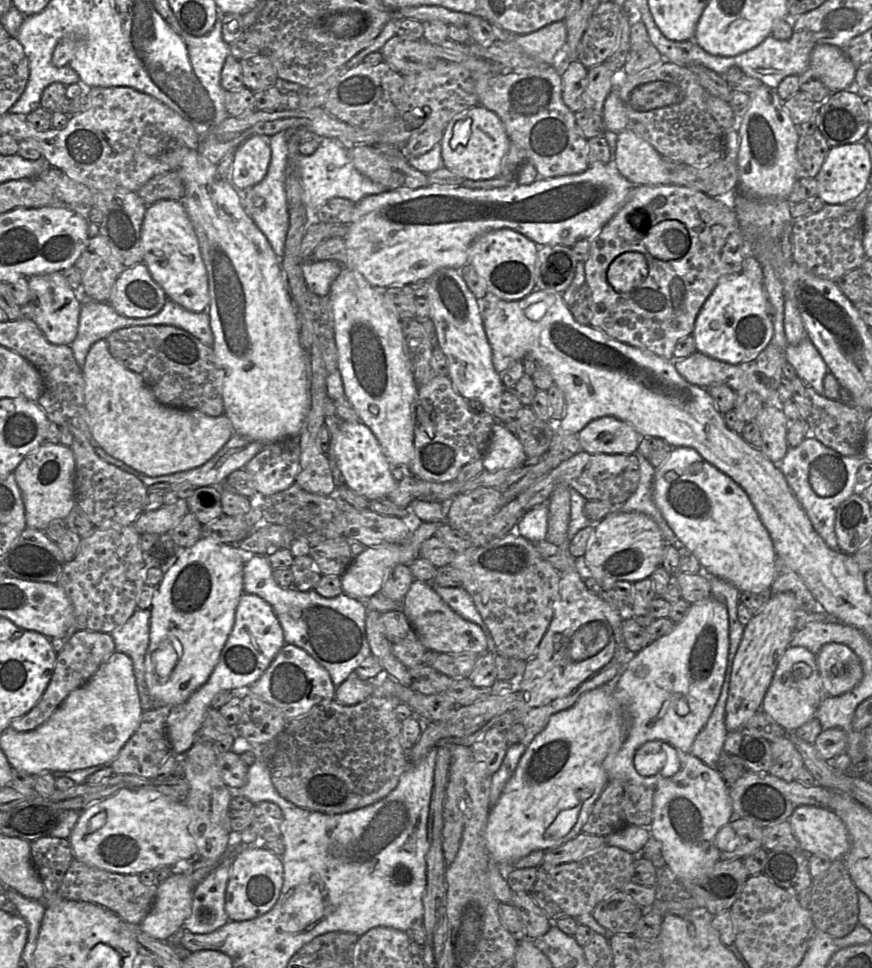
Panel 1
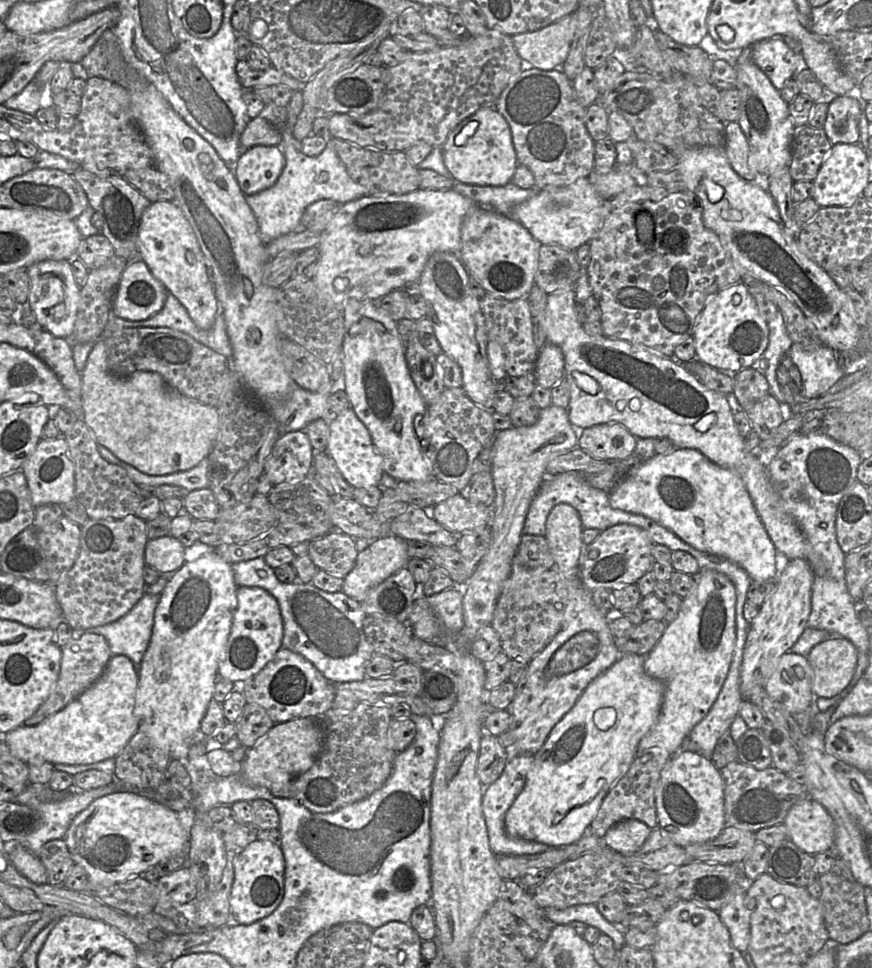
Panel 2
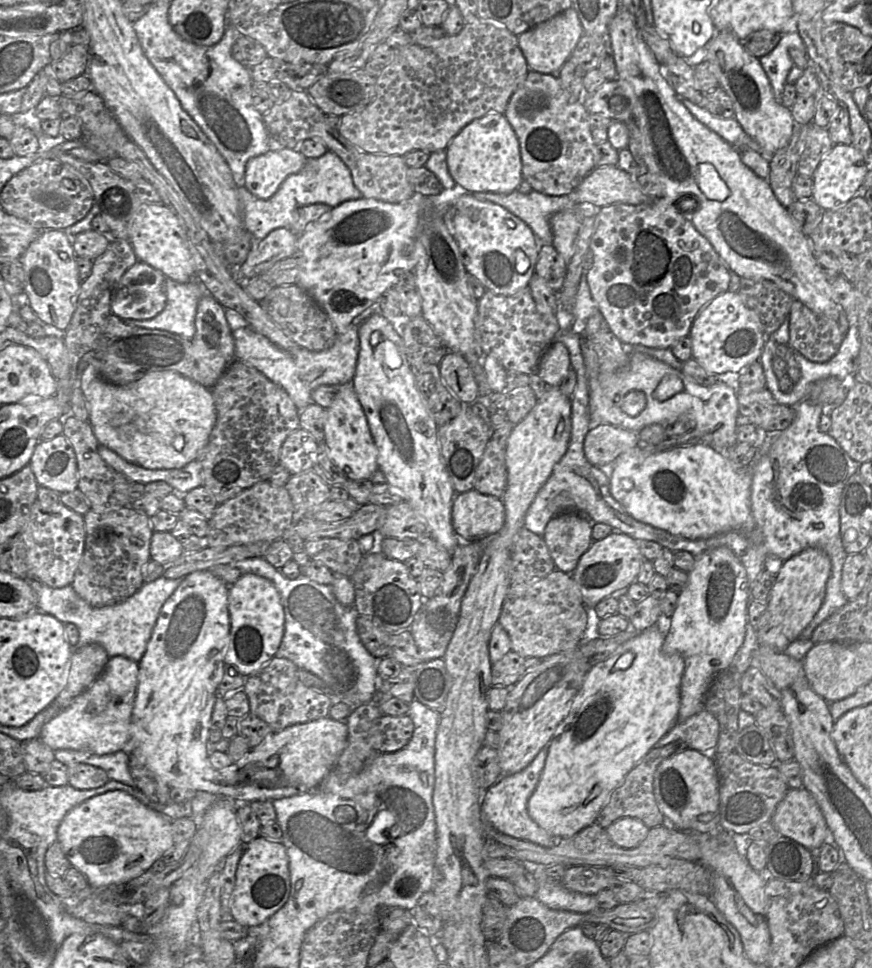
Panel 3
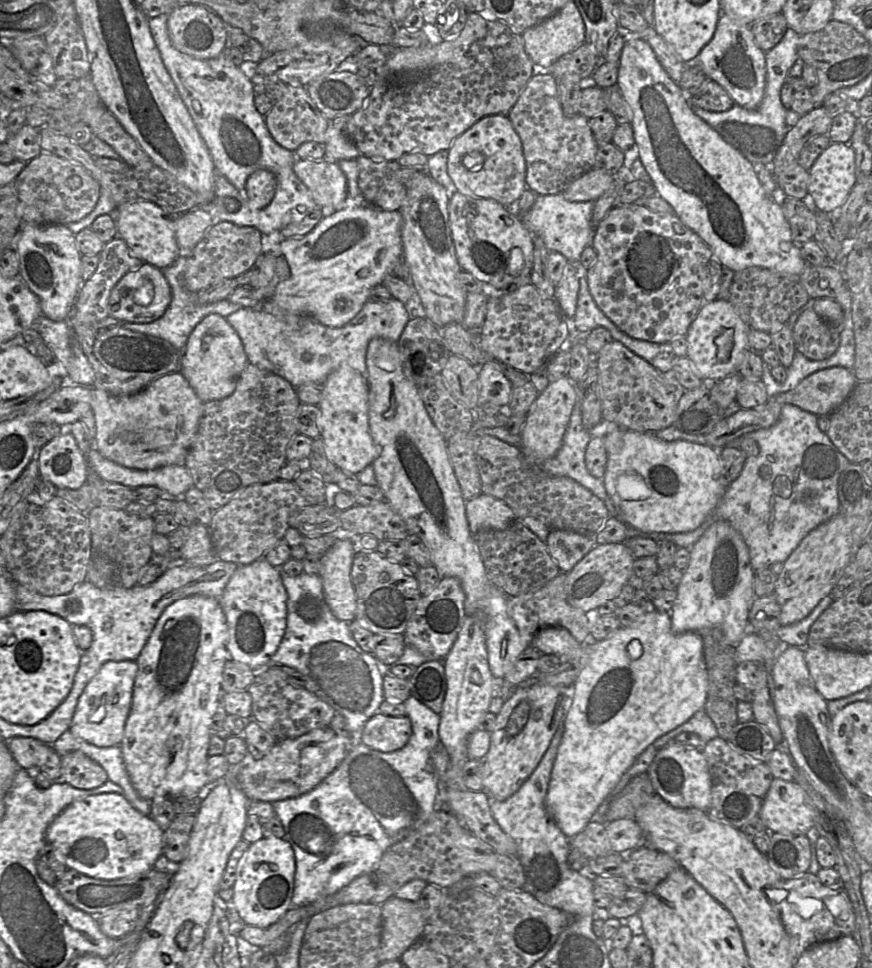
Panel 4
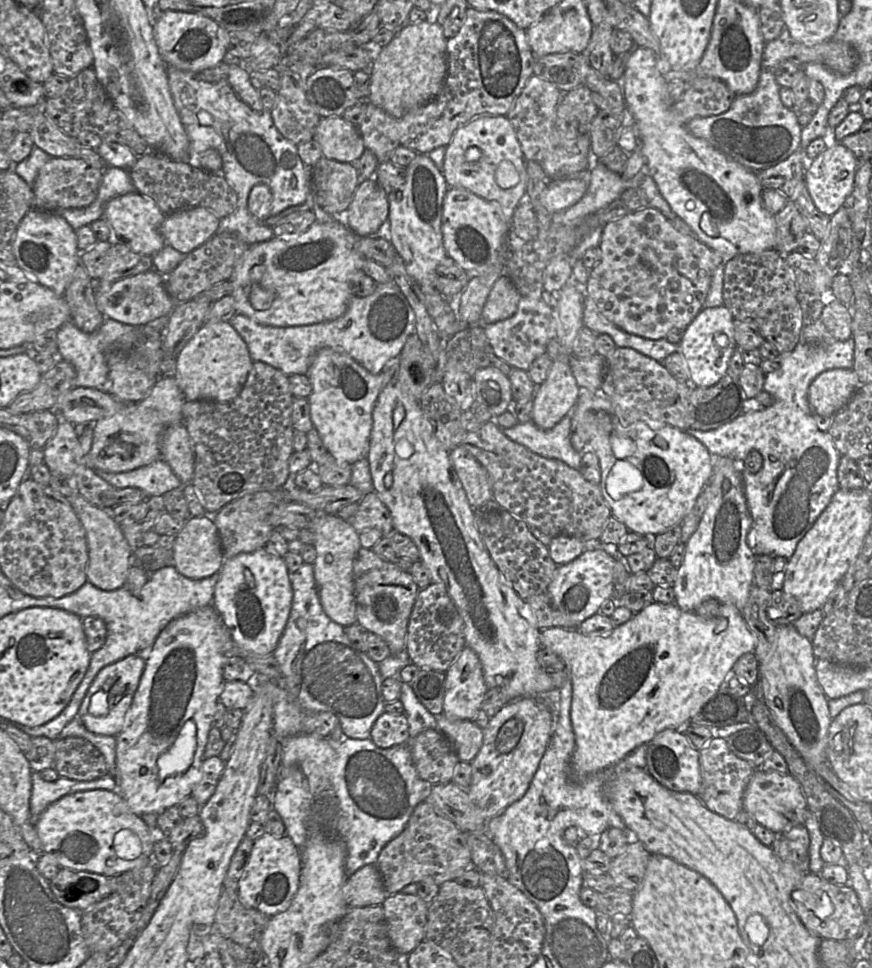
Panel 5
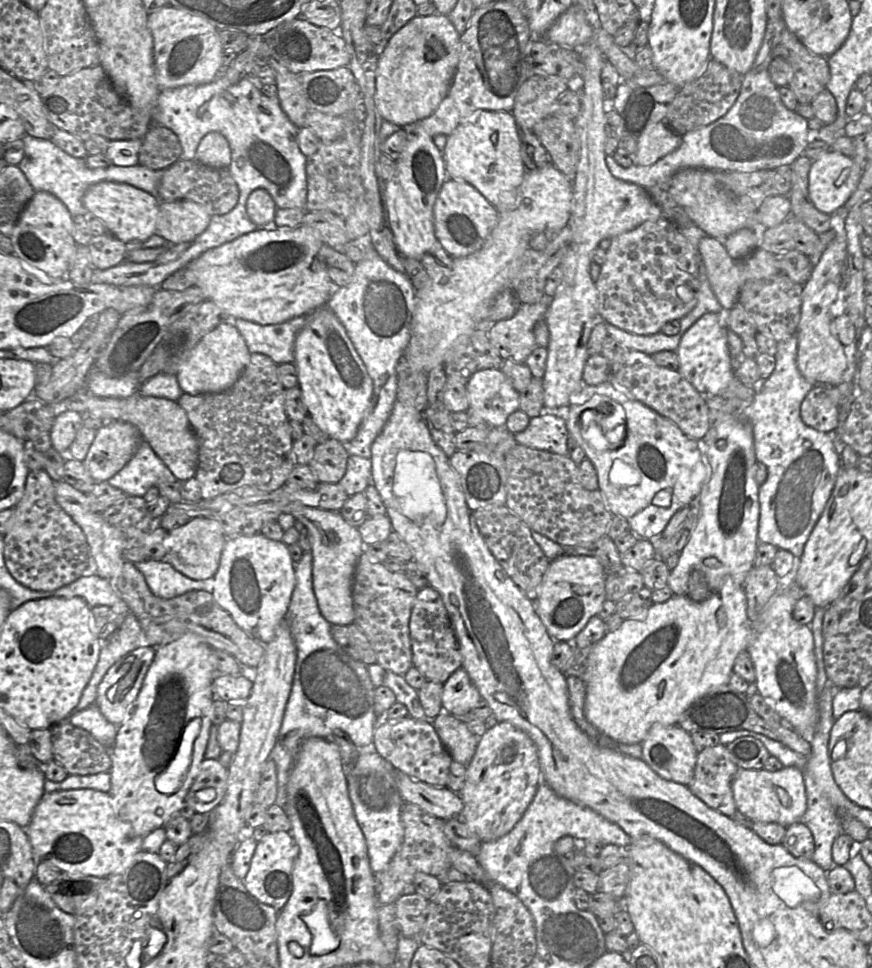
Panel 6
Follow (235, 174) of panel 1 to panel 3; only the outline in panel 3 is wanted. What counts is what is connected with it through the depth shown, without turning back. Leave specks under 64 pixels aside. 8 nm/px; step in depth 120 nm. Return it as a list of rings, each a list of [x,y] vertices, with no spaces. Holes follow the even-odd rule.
[[[279,148],[251,158],[245,169],[243,185],[257,198],[266,200],[272,197],[282,182],[291,174],[299,172],[306,157],[298,149]]]

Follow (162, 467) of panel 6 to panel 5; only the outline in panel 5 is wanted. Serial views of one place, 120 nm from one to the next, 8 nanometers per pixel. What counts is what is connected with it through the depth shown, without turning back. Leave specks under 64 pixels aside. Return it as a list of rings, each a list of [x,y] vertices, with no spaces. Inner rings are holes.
[[[162,458],[125,472],[107,472],[100,469],[94,471],[115,488],[135,487],[143,490],[148,496],[162,496],[172,489],[183,486],[181,480]]]

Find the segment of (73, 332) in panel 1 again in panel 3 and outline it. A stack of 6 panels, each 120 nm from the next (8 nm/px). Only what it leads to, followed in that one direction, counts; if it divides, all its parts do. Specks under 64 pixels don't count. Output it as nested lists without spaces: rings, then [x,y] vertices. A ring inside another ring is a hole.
[[[65,230],[40,231],[21,256],[24,268],[24,293],[39,318],[60,330],[66,330],[77,306],[81,280],[76,263],[73,241]]]

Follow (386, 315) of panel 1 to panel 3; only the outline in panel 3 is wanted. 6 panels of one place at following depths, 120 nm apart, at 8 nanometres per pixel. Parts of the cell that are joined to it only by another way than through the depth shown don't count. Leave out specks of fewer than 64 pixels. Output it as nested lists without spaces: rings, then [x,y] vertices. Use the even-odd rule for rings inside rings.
[[[374,313],[359,325],[359,355],[351,384],[364,410],[378,449],[378,466],[386,482],[397,489],[421,517],[428,534],[452,553],[460,544],[451,519],[456,496],[441,456],[438,425],[416,386],[402,337],[382,314]]]

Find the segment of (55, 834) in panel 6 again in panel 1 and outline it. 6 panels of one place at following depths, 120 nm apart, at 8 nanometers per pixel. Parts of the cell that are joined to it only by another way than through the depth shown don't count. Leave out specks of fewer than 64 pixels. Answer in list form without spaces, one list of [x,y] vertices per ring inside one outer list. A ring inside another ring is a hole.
[[[120,789],[115,794],[106,799],[88,806],[80,812],[80,816],[69,836],[72,846],[73,856],[75,859],[98,869],[119,873],[119,874],[136,874],[140,875],[144,871],[154,870],[160,866],[174,866],[179,861],[187,861],[197,856],[197,846],[194,838],[190,833],[190,811],[185,802],[175,801],[160,792],[147,789]]]

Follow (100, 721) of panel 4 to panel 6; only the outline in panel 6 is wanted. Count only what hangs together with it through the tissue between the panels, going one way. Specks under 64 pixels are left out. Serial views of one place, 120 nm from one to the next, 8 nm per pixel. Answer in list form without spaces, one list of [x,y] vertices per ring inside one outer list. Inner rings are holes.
[[[139,647],[108,669],[97,688],[95,705],[109,722],[120,725],[125,720],[155,654],[155,647]]]

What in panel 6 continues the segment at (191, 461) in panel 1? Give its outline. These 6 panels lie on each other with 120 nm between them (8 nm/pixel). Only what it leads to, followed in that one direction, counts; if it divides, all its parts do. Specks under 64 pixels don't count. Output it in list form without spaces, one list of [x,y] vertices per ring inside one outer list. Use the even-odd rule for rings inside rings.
[[[119,420],[106,421],[96,431],[83,463],[96,483],[108,481],[131,460],[142,440],[135,425]]]

